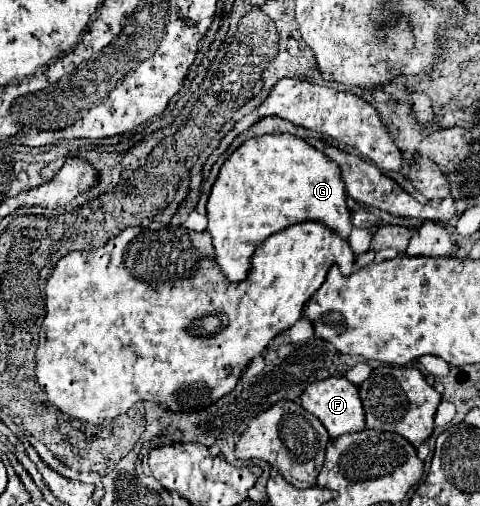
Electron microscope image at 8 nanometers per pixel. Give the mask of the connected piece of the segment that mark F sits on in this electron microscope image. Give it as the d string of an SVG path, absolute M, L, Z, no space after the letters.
M329 377L325 381L319 381L319 383L311 383L303 395L301 395L301 405L305 411L313 413L327 429L327 433L335 439L335 437L341 437L345 433L355 433L355 431L361 431L365 429L365 411L363 411L363 405L361 405L361 399L359 399L359 389L347 381L345 377Z

